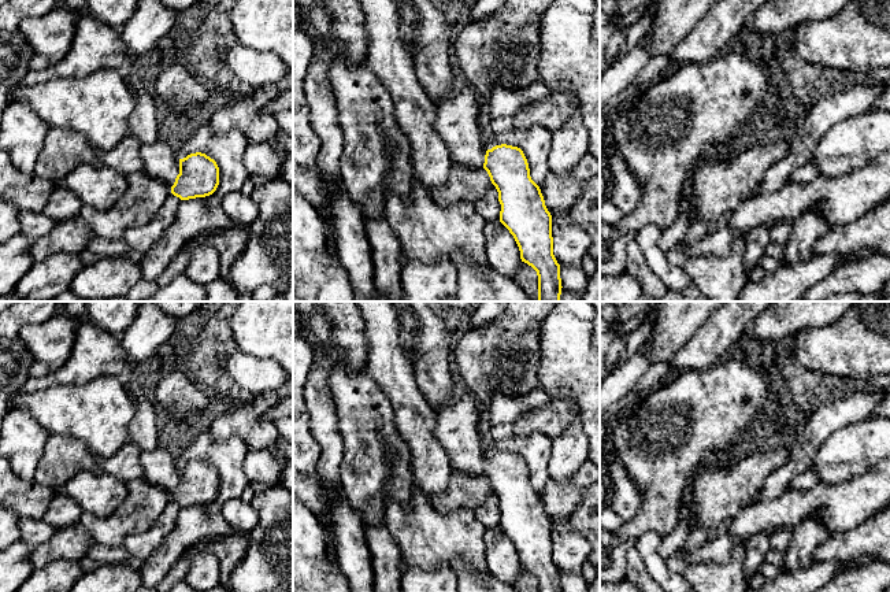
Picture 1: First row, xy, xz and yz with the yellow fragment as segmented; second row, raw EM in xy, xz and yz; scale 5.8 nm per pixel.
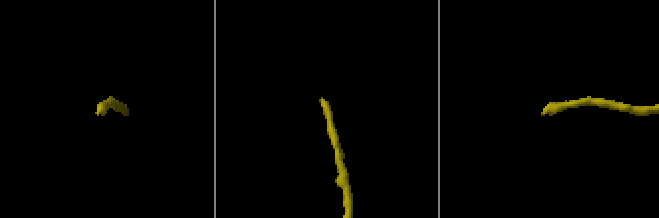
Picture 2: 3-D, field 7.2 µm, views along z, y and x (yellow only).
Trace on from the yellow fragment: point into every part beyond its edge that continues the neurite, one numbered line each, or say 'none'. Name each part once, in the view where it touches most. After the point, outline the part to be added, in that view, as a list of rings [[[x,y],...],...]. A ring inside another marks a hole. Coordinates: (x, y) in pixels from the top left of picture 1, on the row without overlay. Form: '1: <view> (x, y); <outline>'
1: xy (159, 467); [[[157,447],[153,451],[142,451],[140,465],[142,467],[142,477],[148,482],[170,495],[174,492],[179,481],[179,465],[166,449]]]

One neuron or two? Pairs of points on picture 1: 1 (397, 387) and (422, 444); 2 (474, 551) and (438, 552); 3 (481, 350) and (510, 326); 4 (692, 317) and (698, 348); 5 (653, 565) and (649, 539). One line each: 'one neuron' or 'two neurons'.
1: one neuron
2: one neuron
3: one neuron
4: two neurons
5: one neuron

